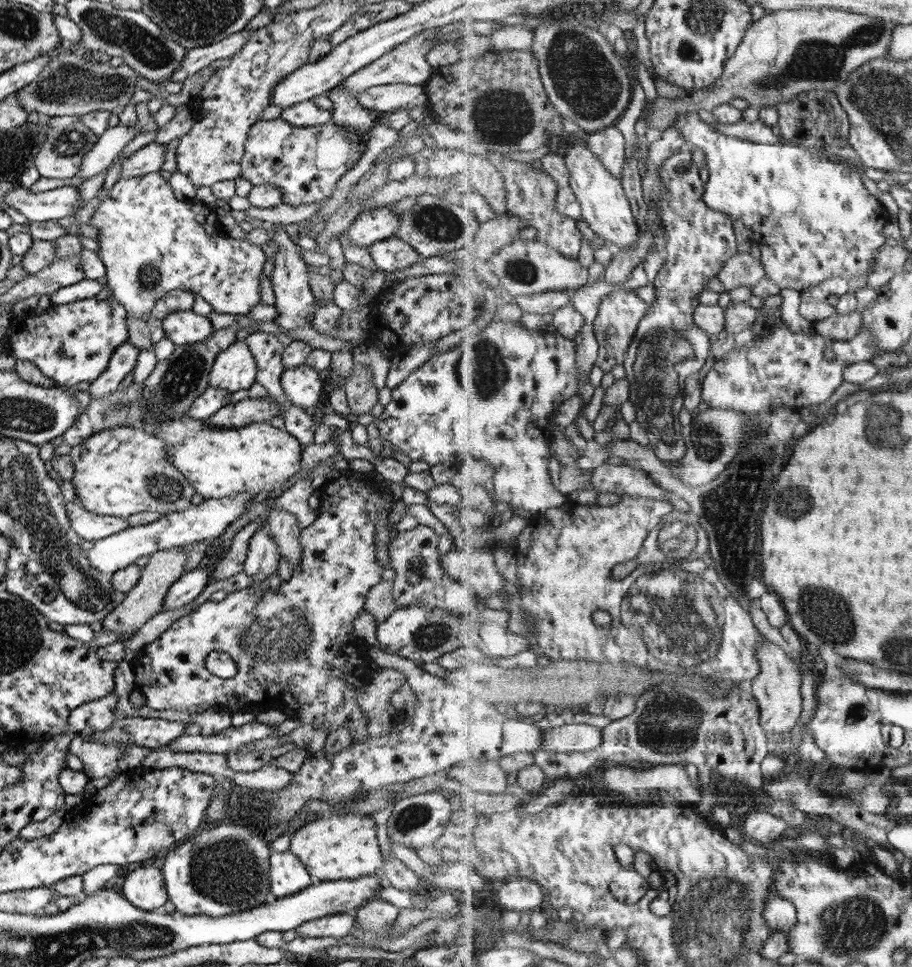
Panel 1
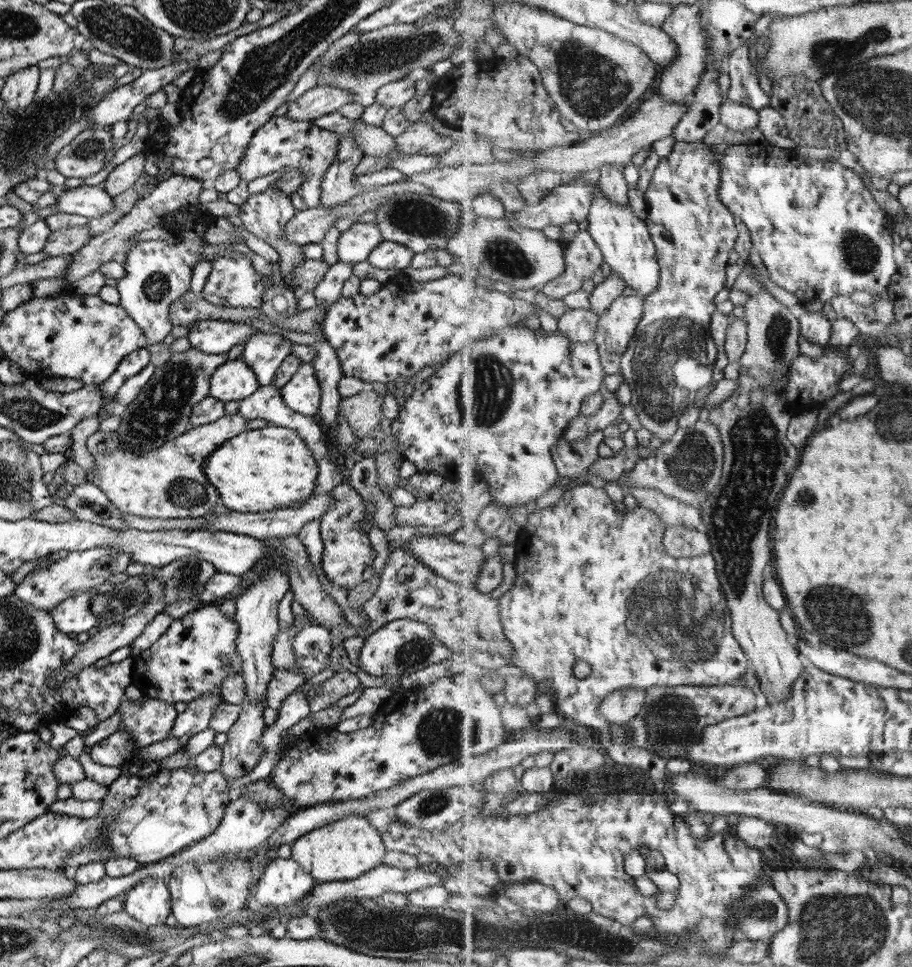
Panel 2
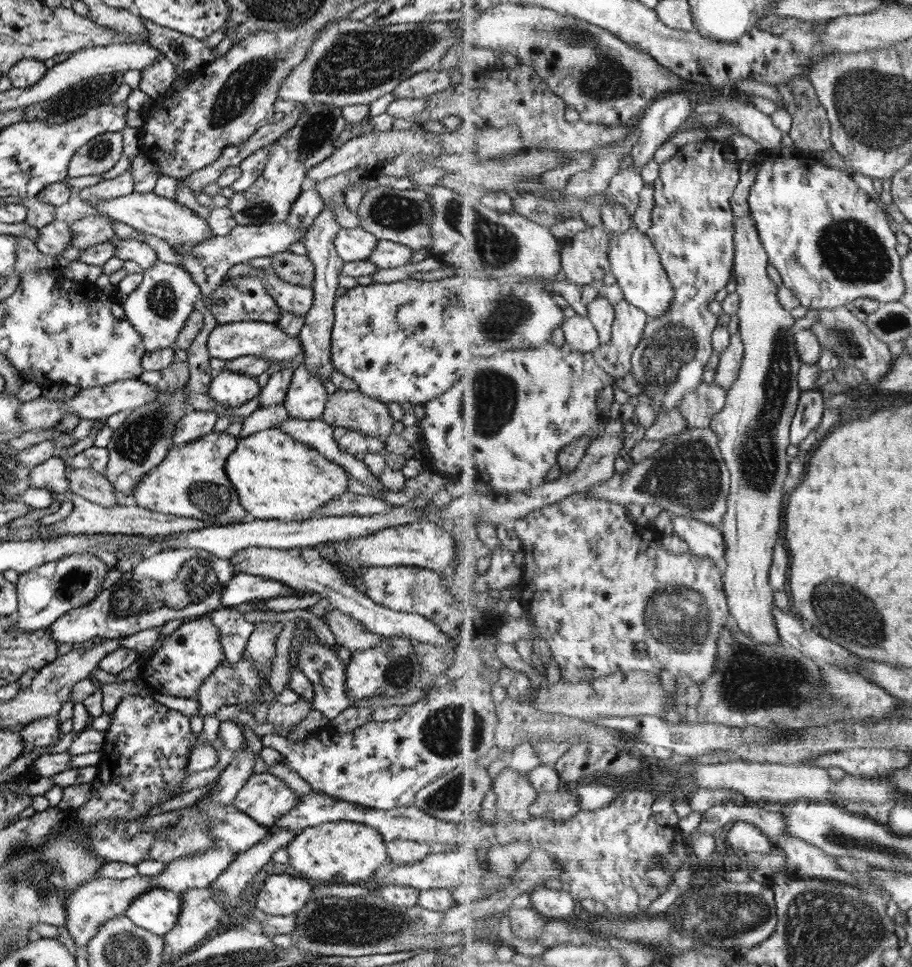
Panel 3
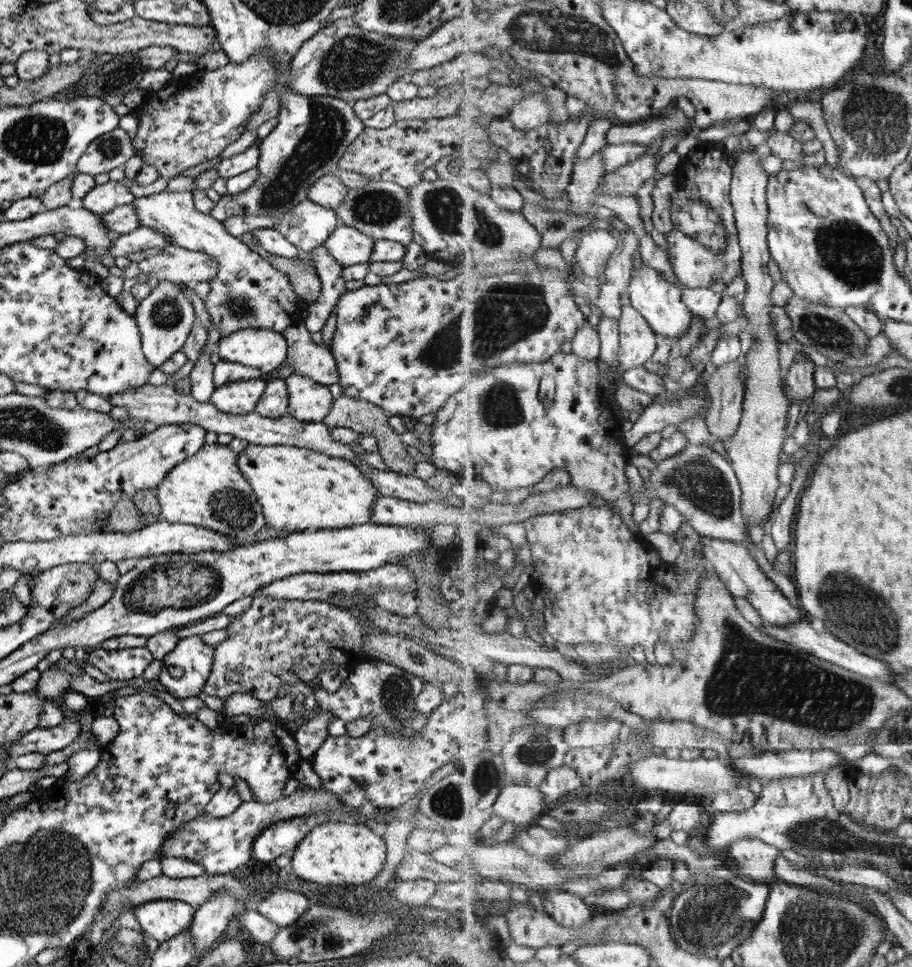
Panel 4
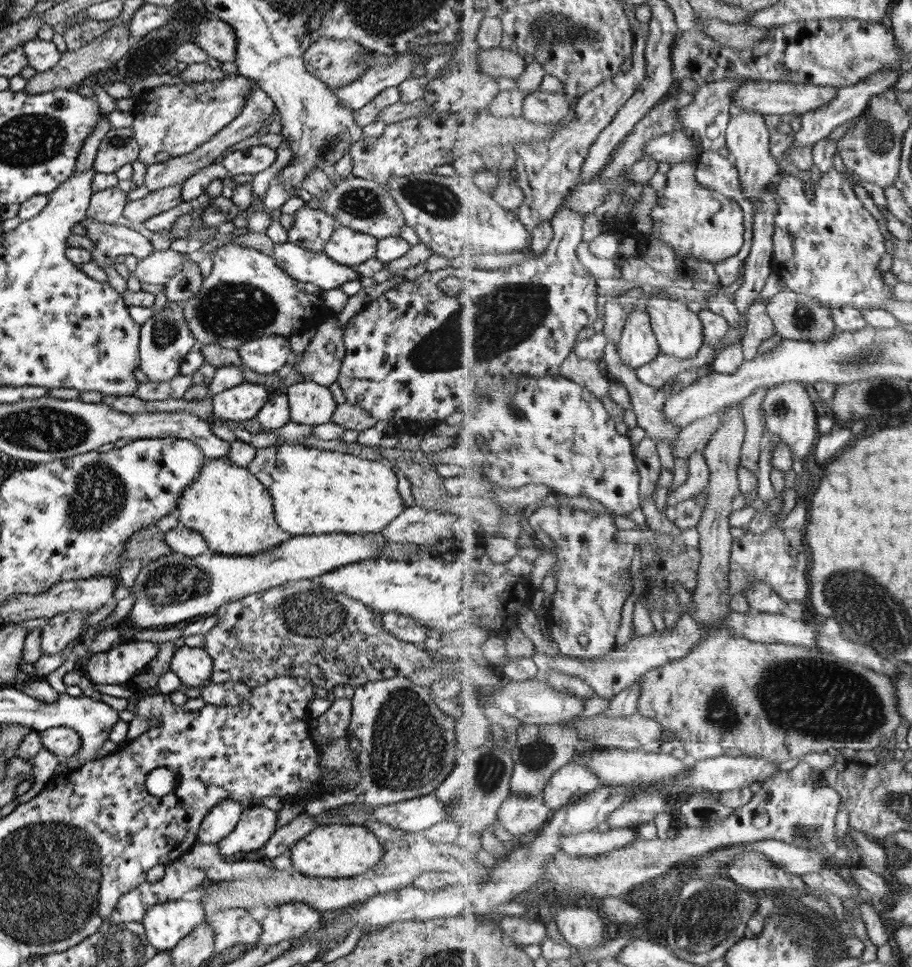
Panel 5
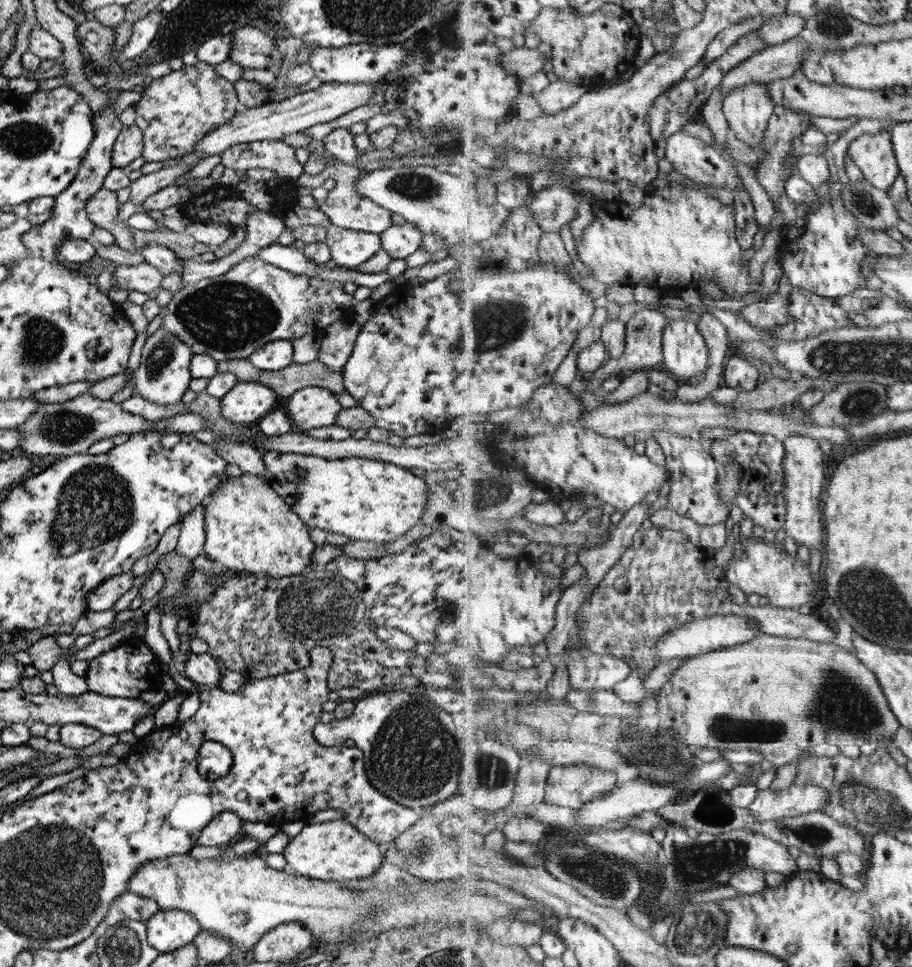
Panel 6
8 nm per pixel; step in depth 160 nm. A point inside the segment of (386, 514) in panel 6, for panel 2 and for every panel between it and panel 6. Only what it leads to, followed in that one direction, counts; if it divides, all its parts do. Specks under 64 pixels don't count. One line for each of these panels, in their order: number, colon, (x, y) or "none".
2: (264, 469)
3: (276, 477)
4: (297, 489)
5: (313, 491)

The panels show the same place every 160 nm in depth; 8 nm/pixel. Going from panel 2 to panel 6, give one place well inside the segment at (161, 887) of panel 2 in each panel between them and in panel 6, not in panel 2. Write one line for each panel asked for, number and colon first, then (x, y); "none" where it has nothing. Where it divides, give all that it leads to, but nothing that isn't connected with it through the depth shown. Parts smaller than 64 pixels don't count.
3: (156, 911)
4: (161, 919)
5: (165, 924)
6: (166, 930)

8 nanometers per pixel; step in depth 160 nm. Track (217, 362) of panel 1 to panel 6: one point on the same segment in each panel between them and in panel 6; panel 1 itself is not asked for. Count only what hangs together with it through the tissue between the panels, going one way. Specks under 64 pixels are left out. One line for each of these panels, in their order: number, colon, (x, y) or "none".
2: (233, 380)
3: (228, 389)
4: (238, 397)
5: (240, 402)
6: (244, 402)

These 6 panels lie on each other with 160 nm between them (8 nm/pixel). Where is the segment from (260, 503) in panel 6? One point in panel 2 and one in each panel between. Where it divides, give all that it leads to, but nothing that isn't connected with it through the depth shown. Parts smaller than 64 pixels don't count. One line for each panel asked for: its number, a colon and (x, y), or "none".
2: (167, 482)
3: (189, 482)
4: (206, 489)
5: (232, 511)

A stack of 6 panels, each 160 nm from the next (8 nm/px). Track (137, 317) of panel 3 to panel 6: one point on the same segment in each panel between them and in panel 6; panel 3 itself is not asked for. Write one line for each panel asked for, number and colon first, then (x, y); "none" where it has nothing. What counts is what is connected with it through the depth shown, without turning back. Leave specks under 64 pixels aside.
4: (163, 318)
5: (164, 339)
6: (162, 376)

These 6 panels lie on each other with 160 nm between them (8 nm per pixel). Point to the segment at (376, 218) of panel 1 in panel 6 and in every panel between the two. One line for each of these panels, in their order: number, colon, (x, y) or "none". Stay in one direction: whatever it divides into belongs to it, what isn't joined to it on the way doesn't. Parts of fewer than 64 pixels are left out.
2: (353, 245)
3: (354, 244)
4: (347, 246)
5: (347, 247)
6: (348, 249)

